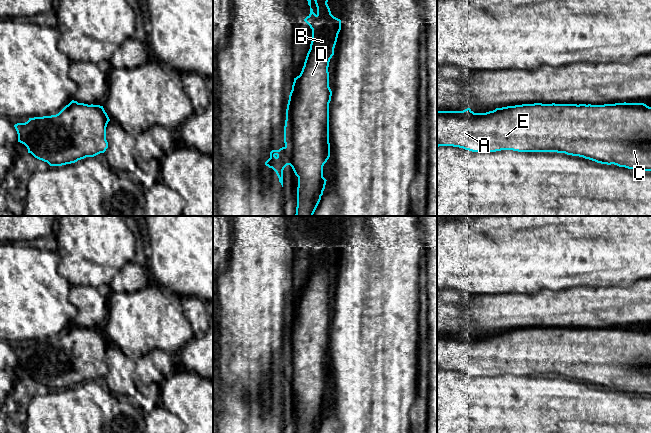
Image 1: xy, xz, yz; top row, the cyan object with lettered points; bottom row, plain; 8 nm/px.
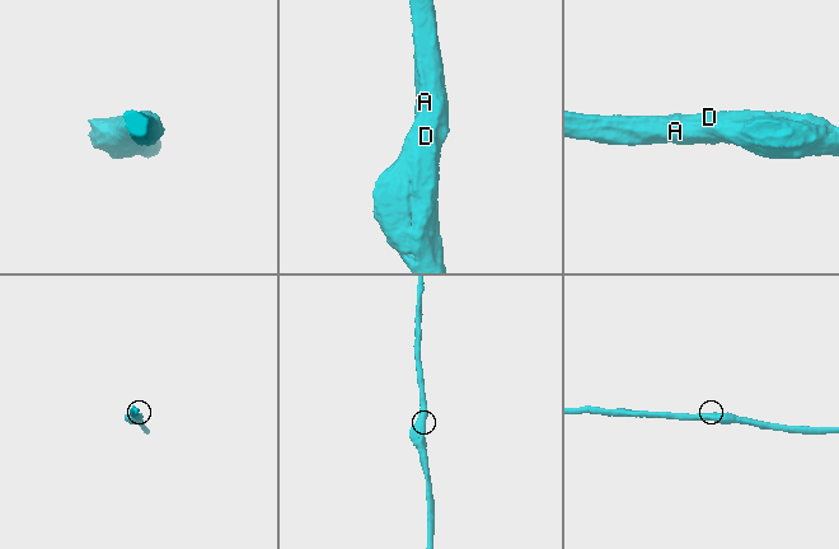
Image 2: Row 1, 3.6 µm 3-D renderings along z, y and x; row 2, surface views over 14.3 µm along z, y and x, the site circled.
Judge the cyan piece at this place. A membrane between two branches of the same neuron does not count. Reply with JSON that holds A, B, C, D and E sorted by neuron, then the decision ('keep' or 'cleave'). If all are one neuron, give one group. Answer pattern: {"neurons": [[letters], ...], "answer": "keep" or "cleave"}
{"neurons": [["A", "B", "C", "D", "E"]], "answer": "keep"}

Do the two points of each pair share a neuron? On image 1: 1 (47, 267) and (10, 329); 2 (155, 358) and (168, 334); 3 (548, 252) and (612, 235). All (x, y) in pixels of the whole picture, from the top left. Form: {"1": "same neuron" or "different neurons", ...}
{"1": "same neuron", "2": "different neurons", "3": "same neuron"}

